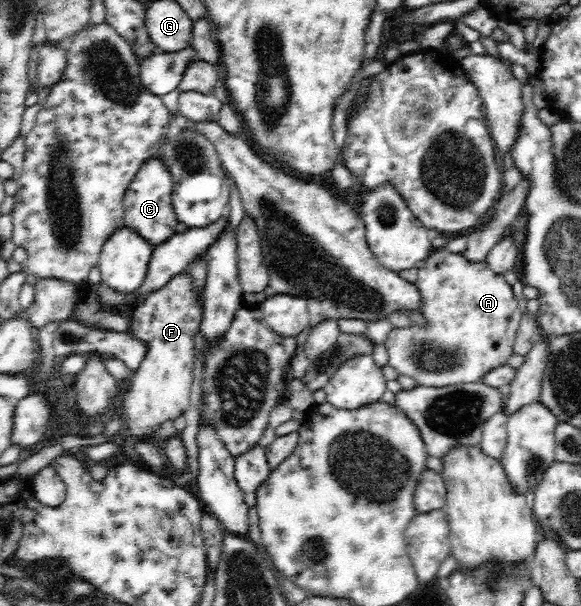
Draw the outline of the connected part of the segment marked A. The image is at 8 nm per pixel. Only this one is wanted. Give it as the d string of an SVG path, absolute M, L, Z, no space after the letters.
M446 248L434 250L425 260L424 267L418 270L414 282L423 297L424 305L421 313L427 321L427 326L408 326L393 328L384 342L389 354L388 364L400 375L414 379L417 386L447 387L460 383L479 382L488 369L503 366L514 354L512 345L518 331L518 325L523 312L518 308L518 302L512 286L504 276L494 275L486 262L470 262L464 254L449 252Z

